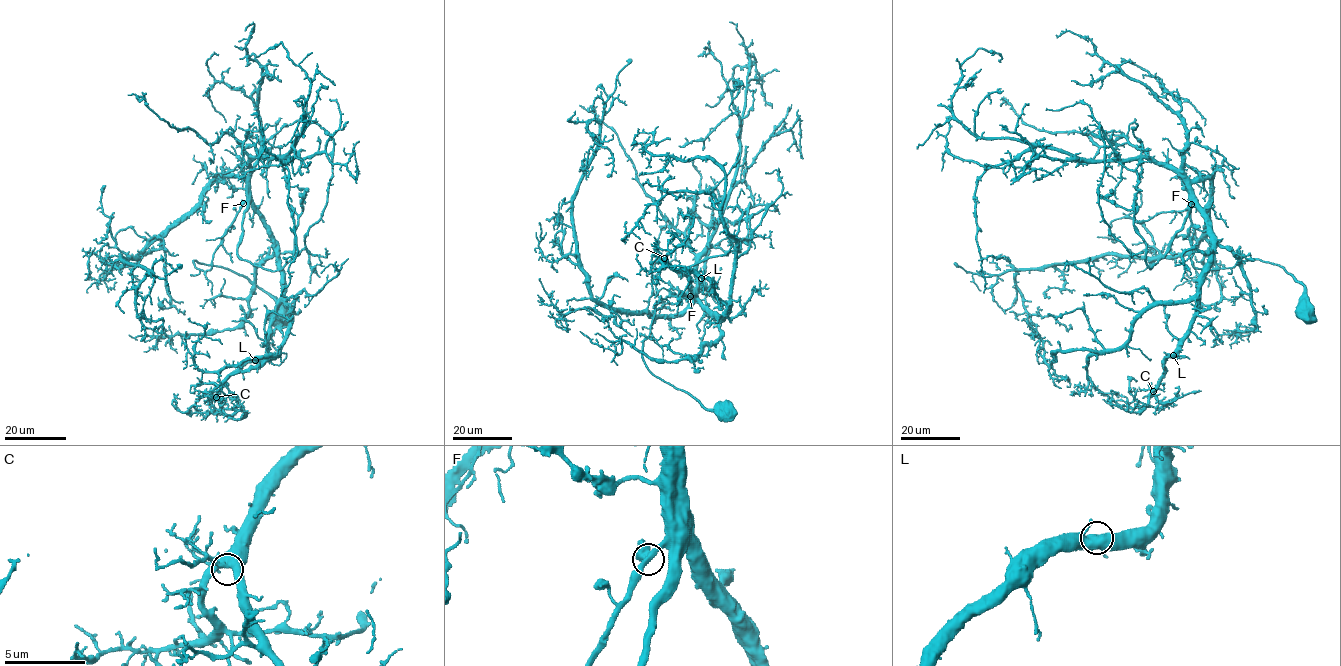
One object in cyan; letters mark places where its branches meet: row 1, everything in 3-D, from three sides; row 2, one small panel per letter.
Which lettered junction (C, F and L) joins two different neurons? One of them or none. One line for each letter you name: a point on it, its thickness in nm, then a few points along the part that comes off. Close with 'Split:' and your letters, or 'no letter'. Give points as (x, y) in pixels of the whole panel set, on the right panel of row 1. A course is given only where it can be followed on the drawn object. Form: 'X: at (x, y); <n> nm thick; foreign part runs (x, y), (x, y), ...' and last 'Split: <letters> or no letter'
Split: no letter

